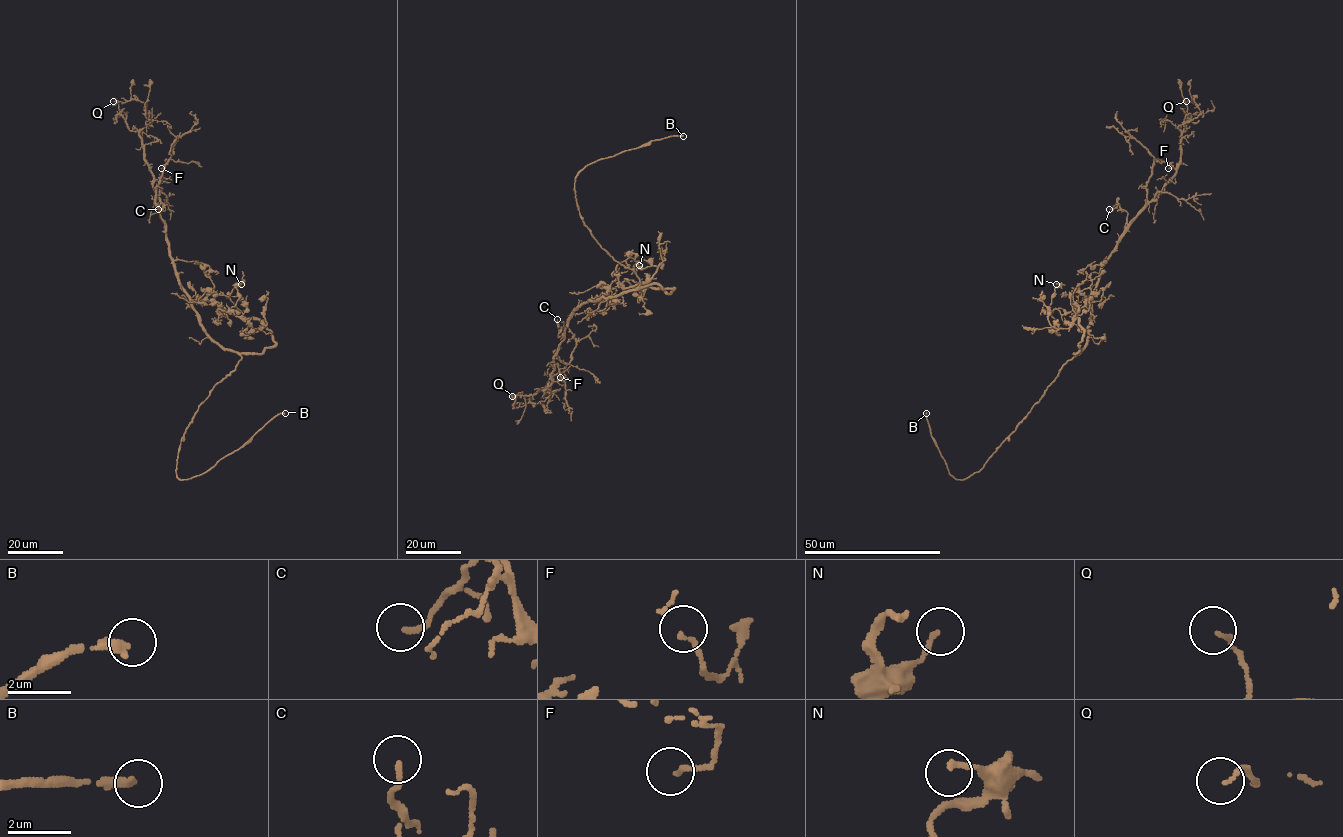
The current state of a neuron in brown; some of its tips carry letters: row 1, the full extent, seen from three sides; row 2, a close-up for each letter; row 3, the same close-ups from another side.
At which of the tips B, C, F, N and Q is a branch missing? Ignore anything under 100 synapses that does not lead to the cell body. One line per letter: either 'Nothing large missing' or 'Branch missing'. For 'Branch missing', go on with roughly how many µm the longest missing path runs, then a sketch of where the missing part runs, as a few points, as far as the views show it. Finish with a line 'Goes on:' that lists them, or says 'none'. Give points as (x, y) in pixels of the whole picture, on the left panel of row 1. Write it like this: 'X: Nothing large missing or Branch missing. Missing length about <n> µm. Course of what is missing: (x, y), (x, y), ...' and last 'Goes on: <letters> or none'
B: Branch missing. Missing length about 20 µm
C: Nothing large missing
F: Nothing large missing
N: Nothing large missing
Q: Nothing large missing
Goes on: B

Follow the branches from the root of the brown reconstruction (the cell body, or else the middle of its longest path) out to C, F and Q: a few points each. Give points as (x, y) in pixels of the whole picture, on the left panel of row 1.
C: (218, 345), (207, 334), (190, 296), (180, 284), (171, 256), (166, 226), (160, 215), (161, 203), (158, 209)
F: (218, 345), (207, 334), (172, 259), (166, 224), (155, 202), (155, 189), (167, 160), (161, 168)
Q: (218, 345), (180, 284), (155, 204), (139, 134), (150, 123), (146, 106), (113, 101)

